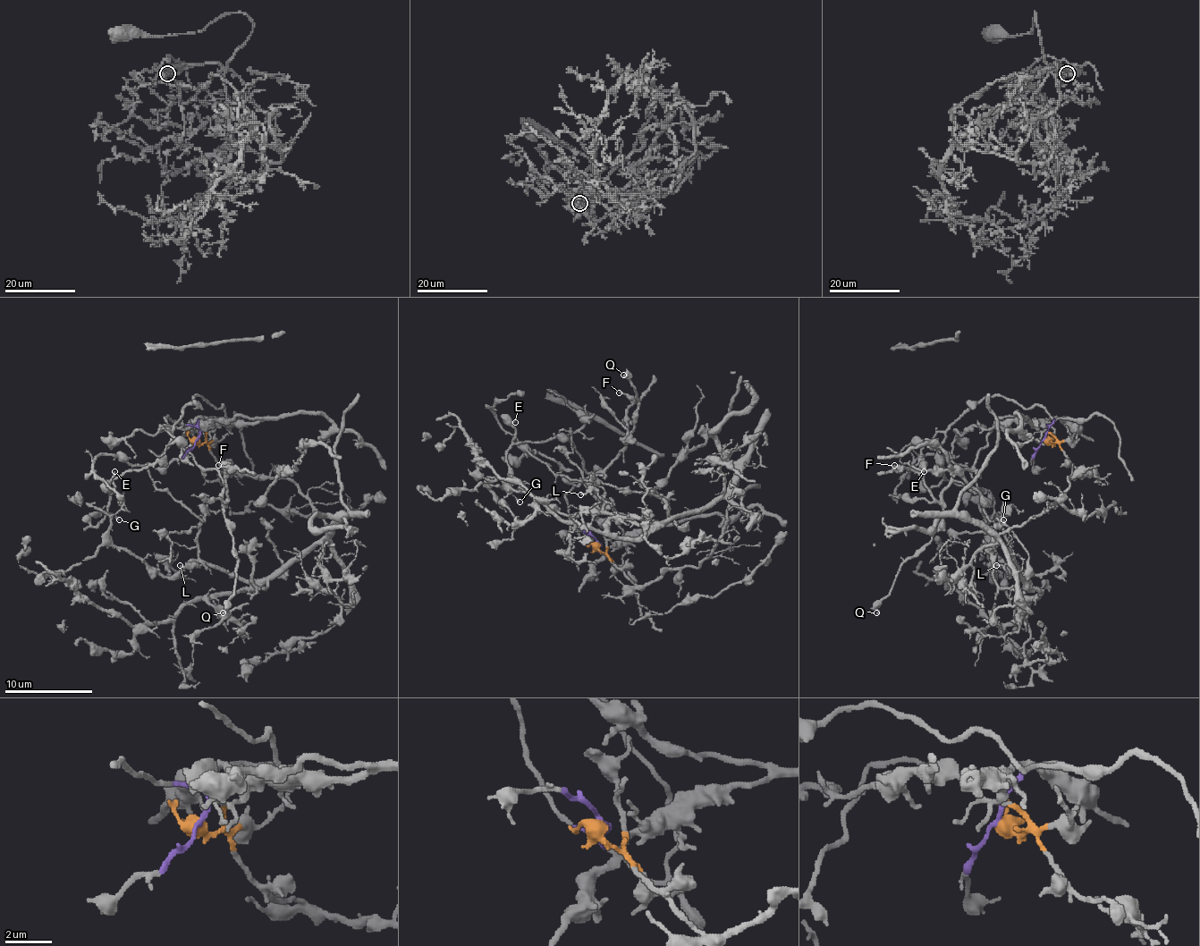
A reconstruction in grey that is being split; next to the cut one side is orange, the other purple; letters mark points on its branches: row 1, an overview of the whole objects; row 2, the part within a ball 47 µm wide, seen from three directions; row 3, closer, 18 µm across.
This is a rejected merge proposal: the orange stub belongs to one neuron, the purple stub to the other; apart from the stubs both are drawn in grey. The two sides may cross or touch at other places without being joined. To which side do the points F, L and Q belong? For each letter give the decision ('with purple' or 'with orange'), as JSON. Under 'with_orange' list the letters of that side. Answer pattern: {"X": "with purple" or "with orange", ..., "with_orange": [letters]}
{"F": "with purple", "L": "with orange", "Q": "with purple", "with_orange": ["L"]}

